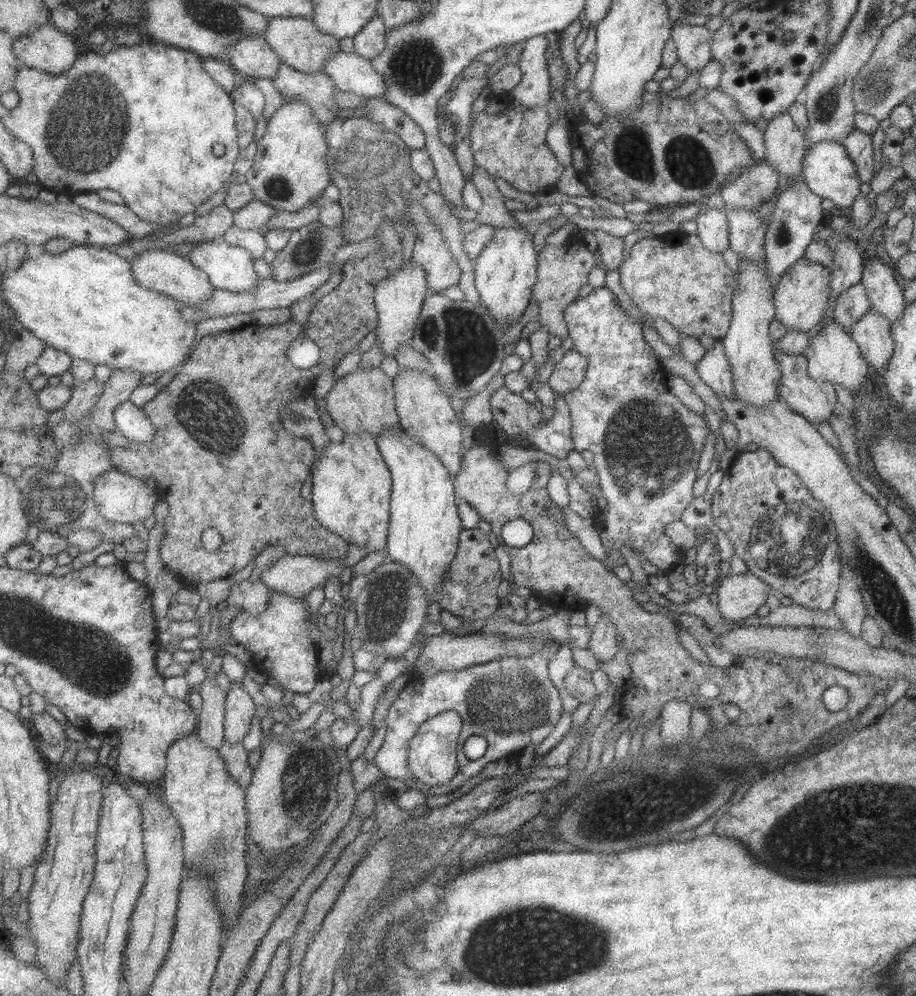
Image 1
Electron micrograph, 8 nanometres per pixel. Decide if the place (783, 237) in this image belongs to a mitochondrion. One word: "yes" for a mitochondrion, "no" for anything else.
no

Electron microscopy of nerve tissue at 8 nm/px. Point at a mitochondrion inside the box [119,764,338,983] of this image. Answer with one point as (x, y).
(291, 791)

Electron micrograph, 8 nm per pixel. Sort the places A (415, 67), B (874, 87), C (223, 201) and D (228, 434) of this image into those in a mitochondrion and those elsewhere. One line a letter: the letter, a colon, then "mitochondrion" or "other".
A: mitochondrion
B: mitochondrion
C: other
D: mitochondrion

